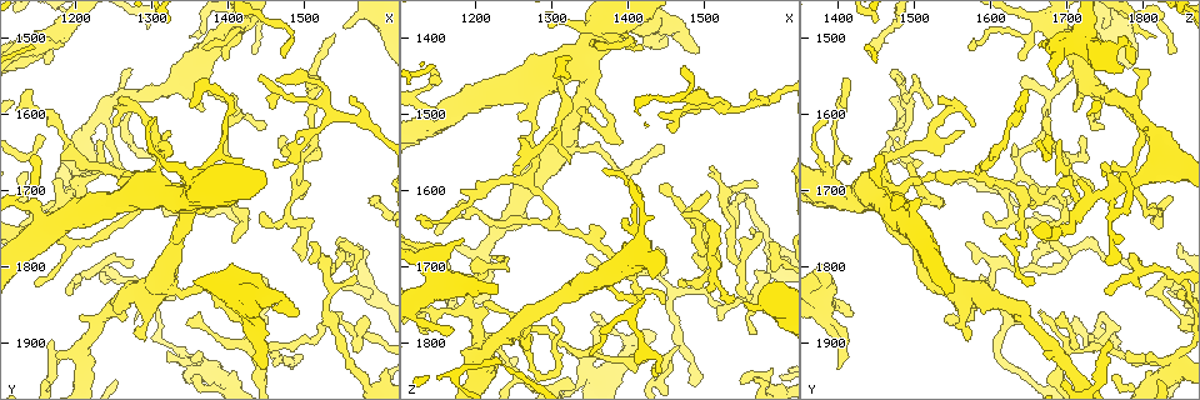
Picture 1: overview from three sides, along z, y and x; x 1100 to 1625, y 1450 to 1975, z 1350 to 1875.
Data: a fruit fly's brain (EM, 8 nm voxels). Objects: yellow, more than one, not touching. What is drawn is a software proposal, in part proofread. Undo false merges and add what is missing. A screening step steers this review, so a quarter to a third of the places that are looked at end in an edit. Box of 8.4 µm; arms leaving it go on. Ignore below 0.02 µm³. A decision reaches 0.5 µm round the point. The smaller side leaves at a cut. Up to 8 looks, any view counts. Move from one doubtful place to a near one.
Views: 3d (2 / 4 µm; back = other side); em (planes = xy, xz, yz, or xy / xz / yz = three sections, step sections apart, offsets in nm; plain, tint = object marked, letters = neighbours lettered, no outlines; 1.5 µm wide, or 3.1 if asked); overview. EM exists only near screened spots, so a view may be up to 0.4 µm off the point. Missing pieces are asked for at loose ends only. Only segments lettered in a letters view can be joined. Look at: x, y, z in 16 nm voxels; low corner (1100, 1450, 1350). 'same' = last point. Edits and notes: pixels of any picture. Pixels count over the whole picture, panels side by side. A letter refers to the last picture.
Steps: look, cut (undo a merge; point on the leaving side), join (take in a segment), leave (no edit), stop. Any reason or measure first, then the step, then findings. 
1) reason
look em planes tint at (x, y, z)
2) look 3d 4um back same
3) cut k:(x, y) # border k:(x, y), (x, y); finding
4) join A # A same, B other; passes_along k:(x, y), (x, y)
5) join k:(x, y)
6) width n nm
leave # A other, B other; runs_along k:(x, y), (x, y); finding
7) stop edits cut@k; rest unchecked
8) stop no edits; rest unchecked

an open end
look 3d 2um at (1445, 1620, 1750)

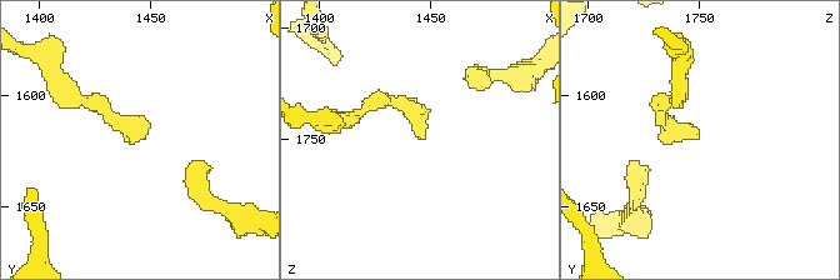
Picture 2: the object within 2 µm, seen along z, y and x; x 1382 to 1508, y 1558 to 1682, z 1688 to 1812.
need the tissue
look em planes tint at (1446, 1616, 1751)

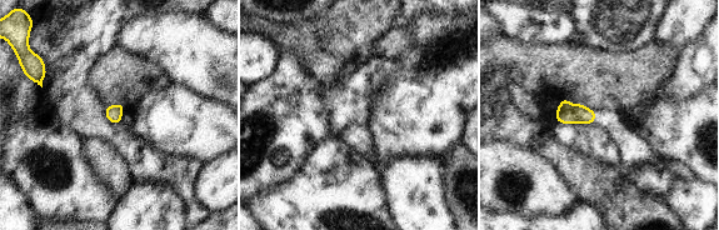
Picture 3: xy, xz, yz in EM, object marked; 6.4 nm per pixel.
what lies round it
look em planes letters same

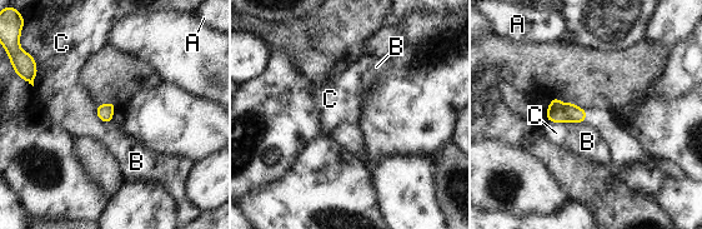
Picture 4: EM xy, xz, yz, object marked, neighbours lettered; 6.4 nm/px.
width 110 nm
leave # A other, B other, C other; border 4:(547, 120), (585, 123); no lettered segment goes on from it

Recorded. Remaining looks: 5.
free end
look em xy step 4 tint at (1430, 1520, 1835)

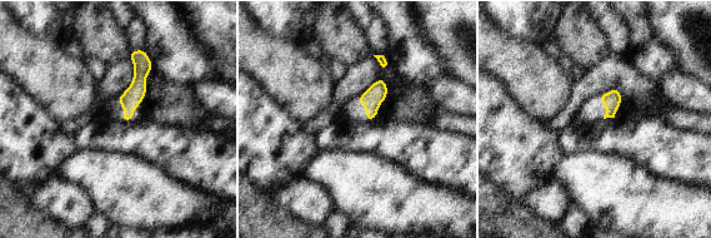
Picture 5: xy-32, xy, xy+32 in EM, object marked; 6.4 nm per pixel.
cut it another way
look em planes letters same

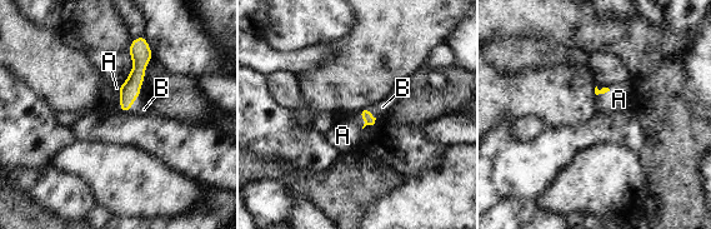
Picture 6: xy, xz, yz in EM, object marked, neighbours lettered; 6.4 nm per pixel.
join A, B # A same, B same; the neuron continues

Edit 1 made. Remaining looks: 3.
stop edits join@6; rest unchecked

